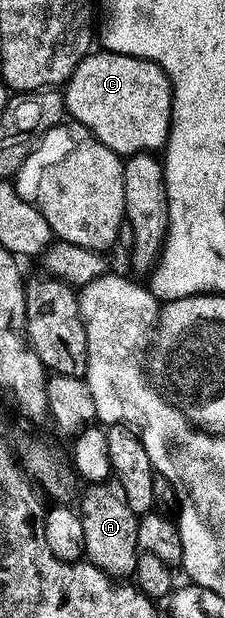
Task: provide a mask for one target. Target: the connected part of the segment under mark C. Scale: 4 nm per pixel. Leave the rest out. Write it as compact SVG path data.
M106 51L92 52L91 56L84 57L83 62L77 67L77 71L71 76L70 81L65 86L66 112L69 114L72 122L78 122L86 128L93 137L97 138L101 143L105 143L105 147L109 147L109 151L113 151L117 156L128 159L137 156L139 153L158 154L160 151L166 150L167 140L171 137L171 112L173 111L173 91L171 90L171 80L165 75L165 71L157 63L152 61L142 61L139 57L130 57L129 55L121 55L120 53L109 53Z

